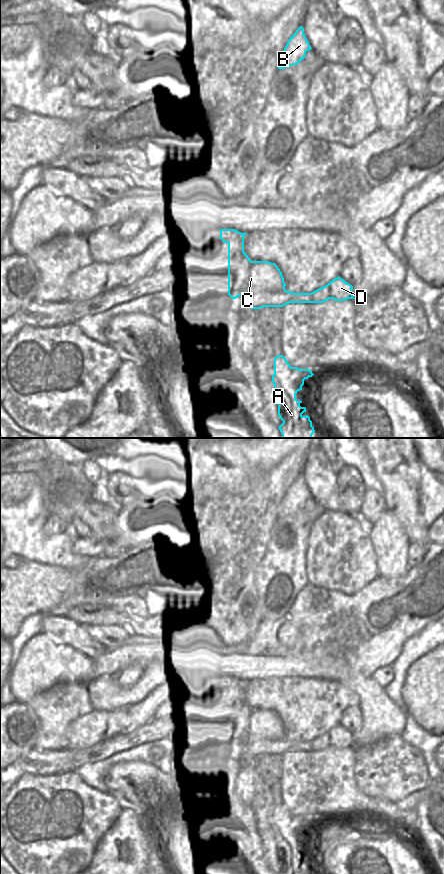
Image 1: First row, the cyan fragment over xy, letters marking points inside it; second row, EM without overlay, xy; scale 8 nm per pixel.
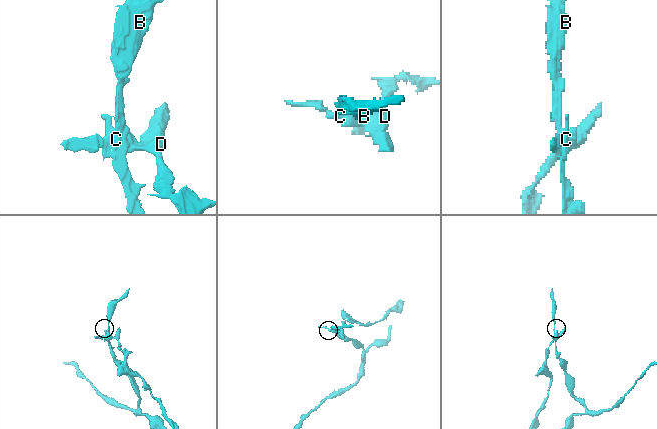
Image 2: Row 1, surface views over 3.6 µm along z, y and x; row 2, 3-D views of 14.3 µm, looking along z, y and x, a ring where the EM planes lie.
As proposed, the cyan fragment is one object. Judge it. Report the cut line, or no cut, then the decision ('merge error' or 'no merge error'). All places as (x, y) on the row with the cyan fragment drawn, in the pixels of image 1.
xy (284, 289), (284, 295), (289, 298), (290, 302) | merge error

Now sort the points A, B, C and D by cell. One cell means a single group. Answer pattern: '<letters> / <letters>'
A B C / D

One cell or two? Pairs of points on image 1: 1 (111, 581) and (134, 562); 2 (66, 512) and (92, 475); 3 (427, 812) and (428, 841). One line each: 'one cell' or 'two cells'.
1: one cell
2: two cells
3: one cell

